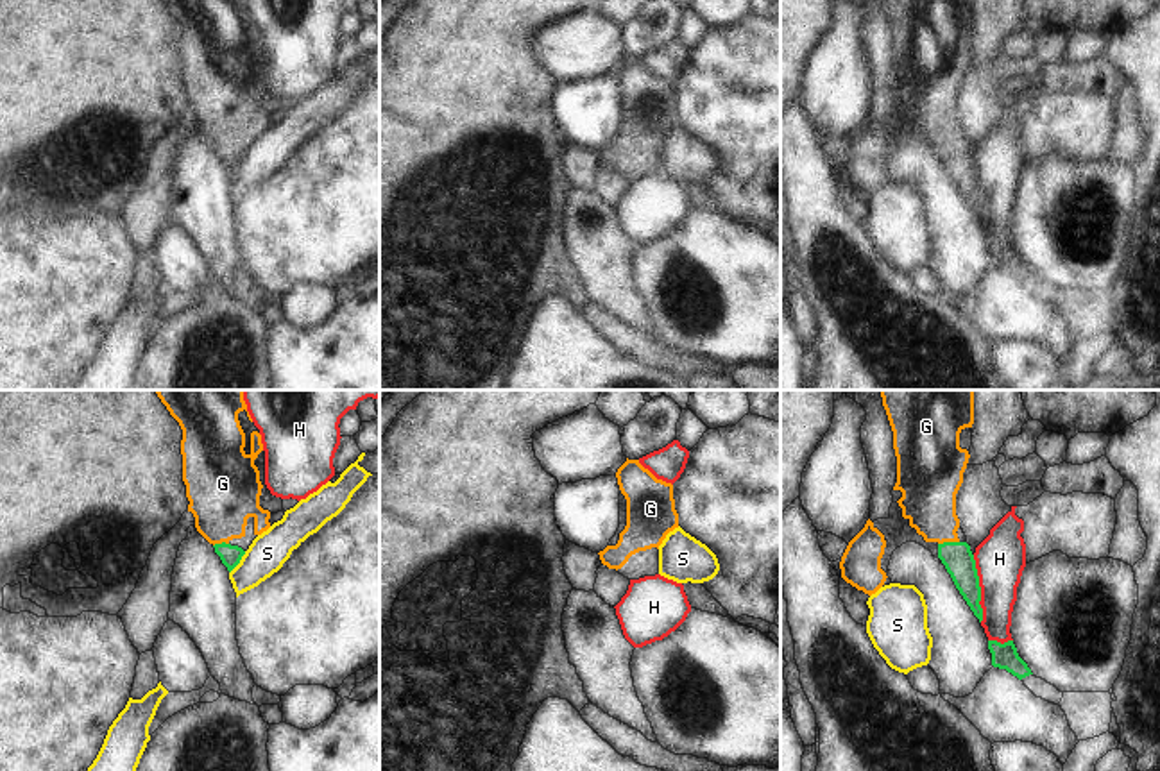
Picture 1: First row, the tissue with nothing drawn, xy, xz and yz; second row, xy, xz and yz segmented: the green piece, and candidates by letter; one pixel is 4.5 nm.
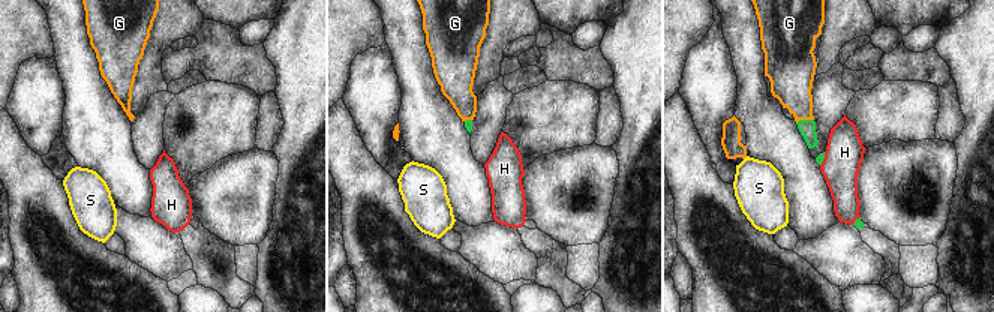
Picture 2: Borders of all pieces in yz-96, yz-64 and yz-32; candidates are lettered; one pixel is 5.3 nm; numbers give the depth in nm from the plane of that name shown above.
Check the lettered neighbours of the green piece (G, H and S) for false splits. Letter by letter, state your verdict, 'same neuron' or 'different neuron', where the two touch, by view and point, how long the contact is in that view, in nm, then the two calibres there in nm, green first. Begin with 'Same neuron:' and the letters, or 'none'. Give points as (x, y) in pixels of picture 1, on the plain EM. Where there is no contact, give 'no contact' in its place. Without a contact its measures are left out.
Same neuron: G
G: same neuron; contact yz (947, 142); length 100 nm; calibres 140 and 240 nm
H: different neuron; contact yz (980, 188); length 300 nm; calibres 140 and 220 nm
S: different neuron; contact xy (238, 161); length 130 nm; calibres 90 and 170 nm

